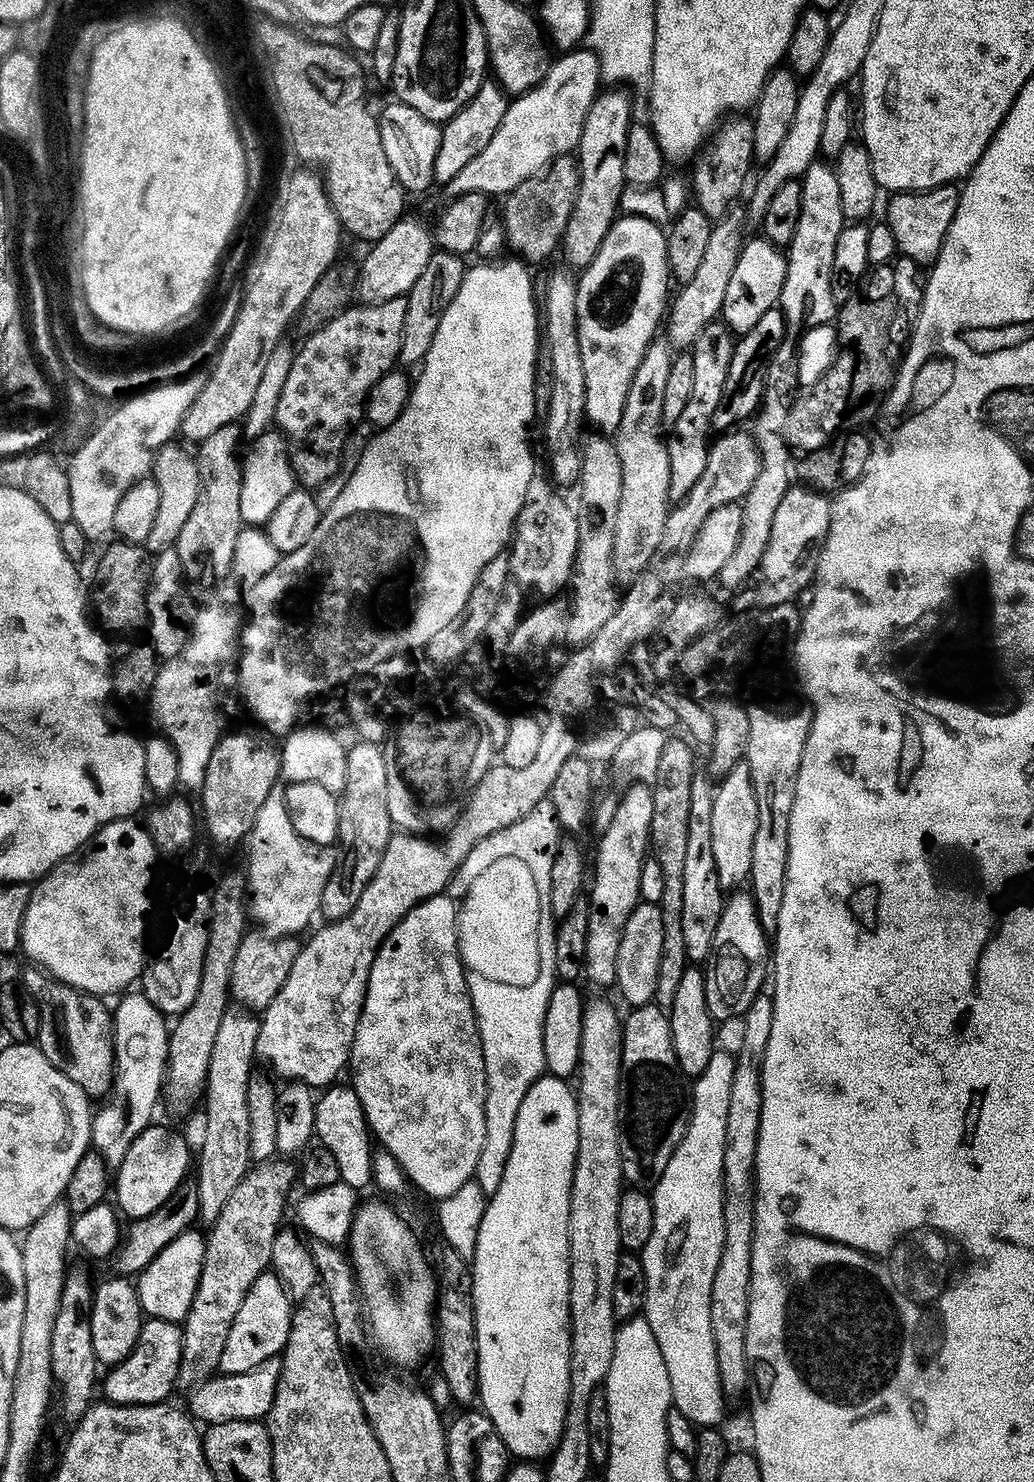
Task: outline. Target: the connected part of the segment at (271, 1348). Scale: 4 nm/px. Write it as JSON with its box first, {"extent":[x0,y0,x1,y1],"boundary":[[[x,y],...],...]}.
{"extent":[219,1270,293,1374],"boundary":[[[271,1270],[263,1272],[254,1286],[250,1286],[246,1298],[242,1298],[238,1314],[234,1314],[219,1371],[224,1374],[242,1374],[254,1370],[262,1362],[279,1357],[292,1329],[293,1307],[293,1301],[276,1273]]]}

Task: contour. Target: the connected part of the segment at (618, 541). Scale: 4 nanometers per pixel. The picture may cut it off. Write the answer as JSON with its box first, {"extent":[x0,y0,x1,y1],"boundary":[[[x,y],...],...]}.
{"extent":[613,339,673,578],"boundary":[[[663,339],[653,340],[642,362],[638,362],[638,370],[634,370],[634,382],[630,382],[630,394],[626,394],[626,410],[622,410],[622,422],[614,433],[622,462],[622,498],[614,526],[613,561],[621,577],[634,578],[644,569],[646,562],[654,558],[658,542],[662,542],[662,530],[666,530],[670,511],[670,458],[662,418],[662,389],[670,375],[673,355],[673,349]]]}

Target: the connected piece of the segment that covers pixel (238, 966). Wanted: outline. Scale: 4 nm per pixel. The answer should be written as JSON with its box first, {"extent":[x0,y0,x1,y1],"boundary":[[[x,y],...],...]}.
{"extent":[228,930,301,1014],"boundary":[[[259,930],[245,931],[230,970],[228,990],[231,999],[253,1014],[263,1013],[274,994],[282,990],[282,982],[286,982],[290,966],[294,966],[294,958],[298,958],[301,947],[301,941],[290,936],[265,936]]]}

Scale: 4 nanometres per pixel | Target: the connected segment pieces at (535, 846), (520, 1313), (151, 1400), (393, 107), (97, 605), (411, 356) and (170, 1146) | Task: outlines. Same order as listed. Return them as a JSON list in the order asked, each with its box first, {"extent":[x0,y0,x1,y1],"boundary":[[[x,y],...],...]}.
[{"extent":[446,800,562,900],"boundary":[[[547,800],[514,826],[508,827],[505,831],[493,832],[486,838],[479,840],[463,863],[460,864],[459,870],[452,876],[446,889],[447,895],[455,900],[463,899],[479,874],[485,871],[492,862],[504,856],[515,856],[525,862],[534,877],[534,882],[542,890],[546,890],[552,881],[553,860],[562,839],[561,834],[562,830],[556,821],[554,808],[551,801]]]},{"extent":[470,1074,578,1462],"boundary":[[[545,1074],[526,1090],[518,1106],[516,1121],[512,1127],[512,1145],[502,1170],[498,1190],[487,1201],[484,1217],[477,1232],[476,1253],[470,1261],[470,1287],[472,1290],[472,1309],[476,1319],[476,1382],[478,1385],[479,1407],[494,1422],[494,1430],[508,1447],[509,1453],[520,1462],[540,1462],[551,1457],[560,1441],[562,1426],[566,1422],[568,1409],[568,1391],[570,1390],[570,1254],[568,1253],[568,1219],[570,1218],[570,1190],[572,1189],[572,1171],[576,1165],[578,1150],[578,1106],[575,1091],[567,1079]]]},{"extent":[103,1319,184,1406],"boundary":[[[145,1319],[138,1334],[134,1350],[125,1360],[111,1365],[108,1377],[103,1377],[103,1399],[115,1405],[137,1406],[159,1404],[169,1399],[168,1395],[176,1388],[176,1379],[182,1358],[184,1329],[174,1321]]]},{"extent":[378,102,441,193],"boundary":[[[391,102],[378,112],[378,123],[382,134],[382,150],[390,161],[390,170],[398,178],[405,193],[424,192],[433,187],[434,158],[438,158],[438,142],[441,125],[434,120],[426,119],[418,110],[399,102]]]},{"extent":[90,538,152,632],"boundary":[[[119,538],[113,539],[108,546],[96,564],[96,589],[90,592],[95,615],[102,624],[104,619],[105,629],[113,628],[116,632],[123,628],[136,628],[140,623],[141,627],[149,619],[148,593],[152,586],[150,553],[143,544],[131,544]]]},{"extent":[399,251,466,365],"boundary":[[[433,251],[430,262],[426,262],[426,270],[418,277],[418,282],[409,290],[406,297],[406,318],[402,321],[402,346],[399,363],[419,365],[430,350],[430,342],[434,342],[434,334],[438,334],[438,322],[442,322],[442,314],[446,306],[458,294],[458,286],[462,286],[462,278],[466,271],[461,257],[454,252]]]},{"extent":[114,1126,188,1218],"boundary":[[[149,1126],[142,1130],[142,1134],[138,1134],[138,1138],[134,1138],[134,1142],[130,1142],[130,1150],[126,1150],[126,1158],[122,1158],[120,1167],[114,1172],[114,1196],[116,1192],[115,1203],[120,1203],[119,1211],[125,1212],[128,1218],[137,1218],[148,1216],[151,1212],[158,1210],[164,1204],[169,1203],[173,1199],[172,1196],[180,1188],[180,1183],[184,1180],[184,1175],[188,1172],[188,1144],[176,1132],[171,1132],[168,1128],[156,1128],[157,1126]]]}]

